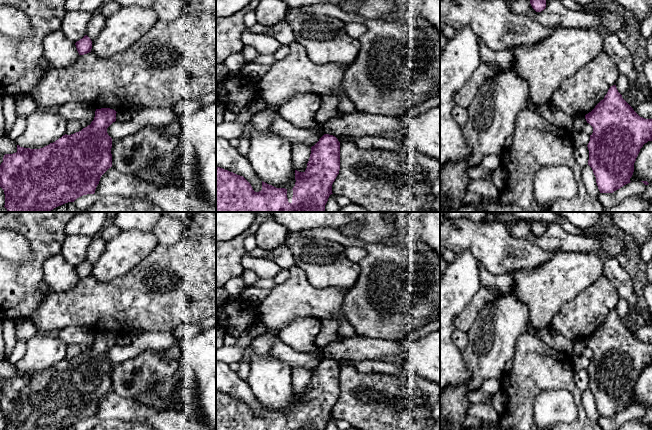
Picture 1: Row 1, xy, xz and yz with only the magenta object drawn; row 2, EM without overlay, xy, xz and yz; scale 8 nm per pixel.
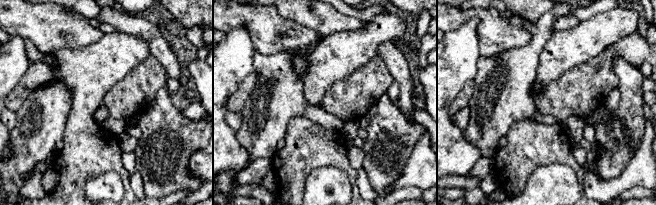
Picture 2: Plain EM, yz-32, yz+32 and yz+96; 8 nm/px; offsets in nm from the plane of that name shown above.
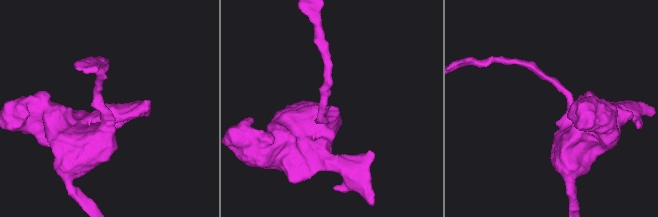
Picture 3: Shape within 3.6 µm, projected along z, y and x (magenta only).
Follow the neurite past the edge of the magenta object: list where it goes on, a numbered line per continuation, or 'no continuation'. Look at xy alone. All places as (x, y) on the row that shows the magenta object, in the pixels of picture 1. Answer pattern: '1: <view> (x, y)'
no continuation

